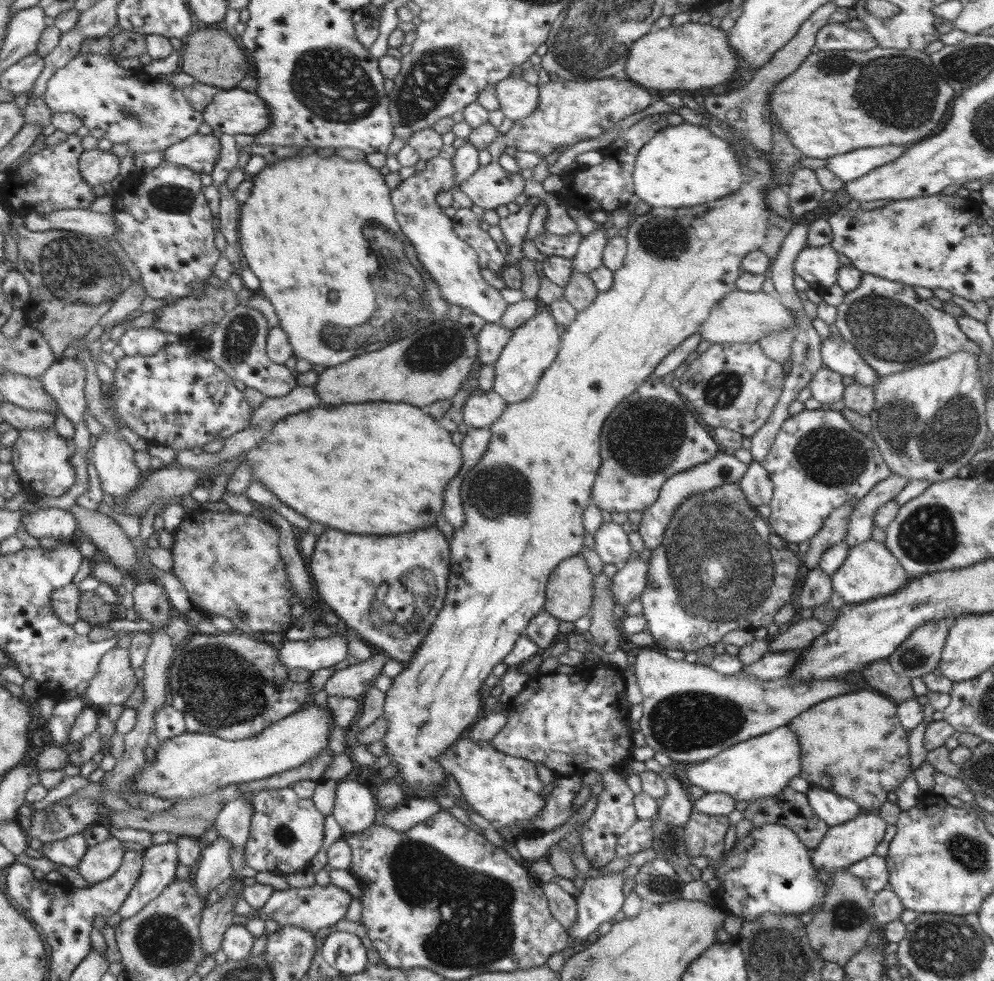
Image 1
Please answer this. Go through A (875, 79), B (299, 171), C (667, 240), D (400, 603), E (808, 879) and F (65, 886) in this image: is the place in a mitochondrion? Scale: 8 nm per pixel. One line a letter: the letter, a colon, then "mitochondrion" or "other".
A: mitochondrion
B: other
C: mitochondrion
D: mitochondrion
E: other
F: other

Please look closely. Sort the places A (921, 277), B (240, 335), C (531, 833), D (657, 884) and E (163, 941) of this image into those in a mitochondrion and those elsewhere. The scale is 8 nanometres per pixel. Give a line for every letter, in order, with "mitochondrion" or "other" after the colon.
A: other
B: mitochondrion
C: other
D: mitochondrion
E: mitochondrion

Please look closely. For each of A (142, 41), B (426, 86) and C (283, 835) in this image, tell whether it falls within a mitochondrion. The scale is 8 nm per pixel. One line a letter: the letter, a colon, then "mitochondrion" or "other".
A: other
B: mitochondrion
C: mitochondrion

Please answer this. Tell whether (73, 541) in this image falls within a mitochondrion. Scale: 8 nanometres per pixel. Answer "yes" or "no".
no

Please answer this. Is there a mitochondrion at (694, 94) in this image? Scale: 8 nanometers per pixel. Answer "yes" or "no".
no

